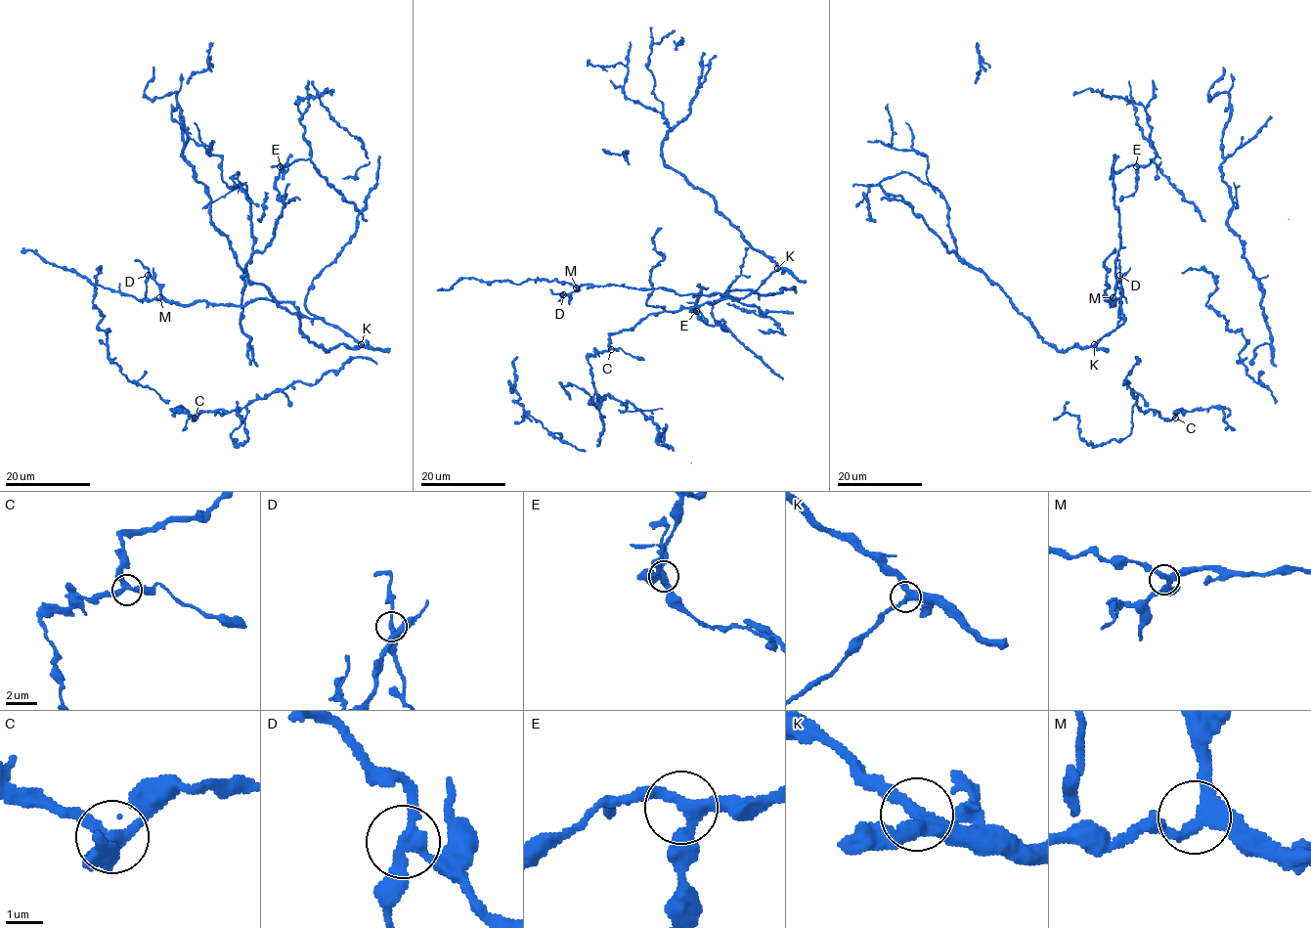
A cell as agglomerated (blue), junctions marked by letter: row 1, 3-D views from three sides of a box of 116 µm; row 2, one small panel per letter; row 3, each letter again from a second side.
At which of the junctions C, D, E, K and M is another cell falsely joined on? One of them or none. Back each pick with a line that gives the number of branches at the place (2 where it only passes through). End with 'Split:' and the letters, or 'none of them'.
D: 3
Split: D

